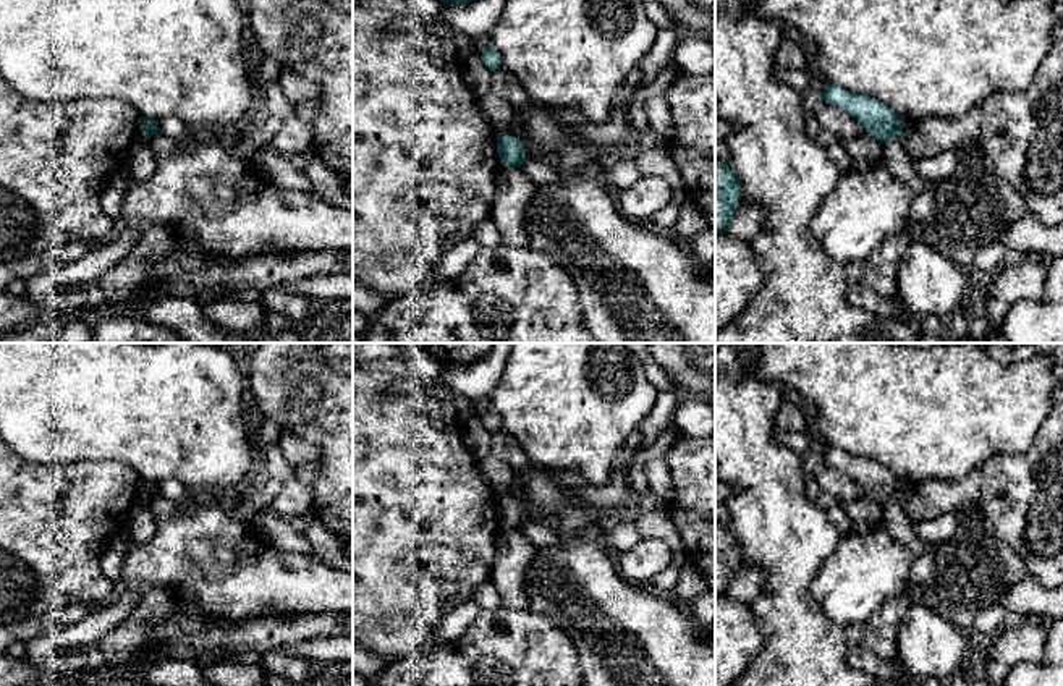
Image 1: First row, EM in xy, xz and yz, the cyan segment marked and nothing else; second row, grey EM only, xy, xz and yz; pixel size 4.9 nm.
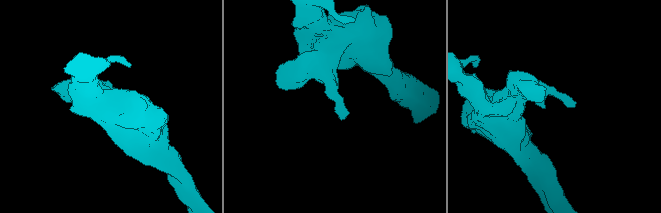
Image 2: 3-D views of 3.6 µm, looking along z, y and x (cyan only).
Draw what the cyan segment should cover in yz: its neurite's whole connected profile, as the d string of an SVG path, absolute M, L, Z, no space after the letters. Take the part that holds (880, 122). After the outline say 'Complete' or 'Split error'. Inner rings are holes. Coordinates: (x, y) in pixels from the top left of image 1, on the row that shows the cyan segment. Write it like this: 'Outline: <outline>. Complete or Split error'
Outline: M827 79L820 95L853 115L877 141L900 139L904 121L879 99L849 92Z. Complete

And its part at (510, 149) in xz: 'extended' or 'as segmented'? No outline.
as segmented

